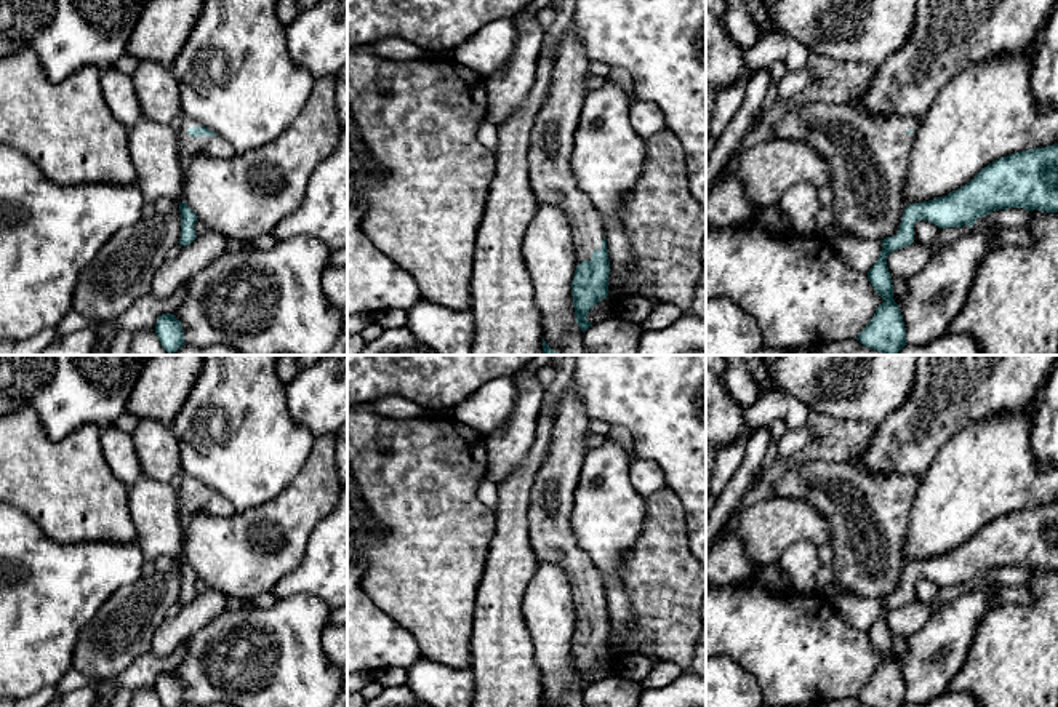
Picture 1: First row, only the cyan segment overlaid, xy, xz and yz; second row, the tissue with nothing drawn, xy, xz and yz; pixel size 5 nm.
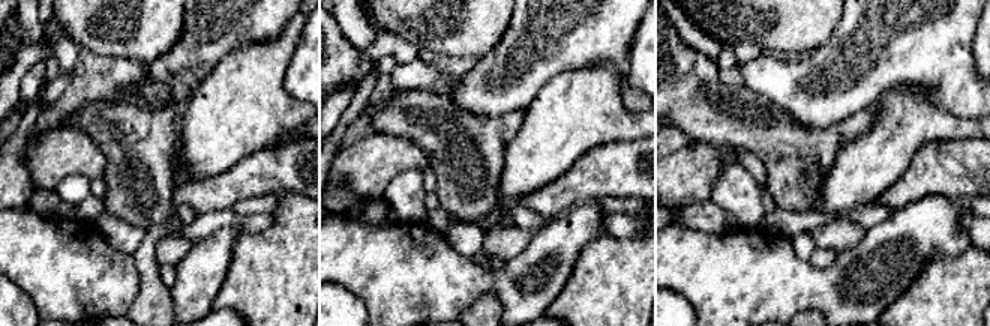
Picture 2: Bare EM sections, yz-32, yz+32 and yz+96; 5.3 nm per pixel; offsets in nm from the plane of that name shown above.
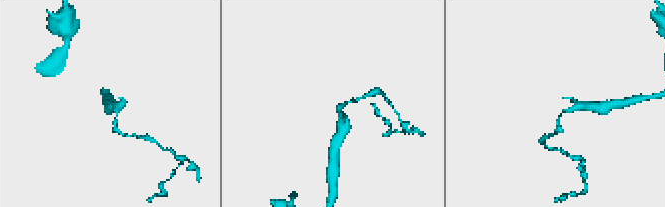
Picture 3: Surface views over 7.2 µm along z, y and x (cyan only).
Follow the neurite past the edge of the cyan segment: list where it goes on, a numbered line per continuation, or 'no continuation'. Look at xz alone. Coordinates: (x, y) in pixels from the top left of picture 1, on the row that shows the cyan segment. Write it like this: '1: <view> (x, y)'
1: xz (551, 141)

